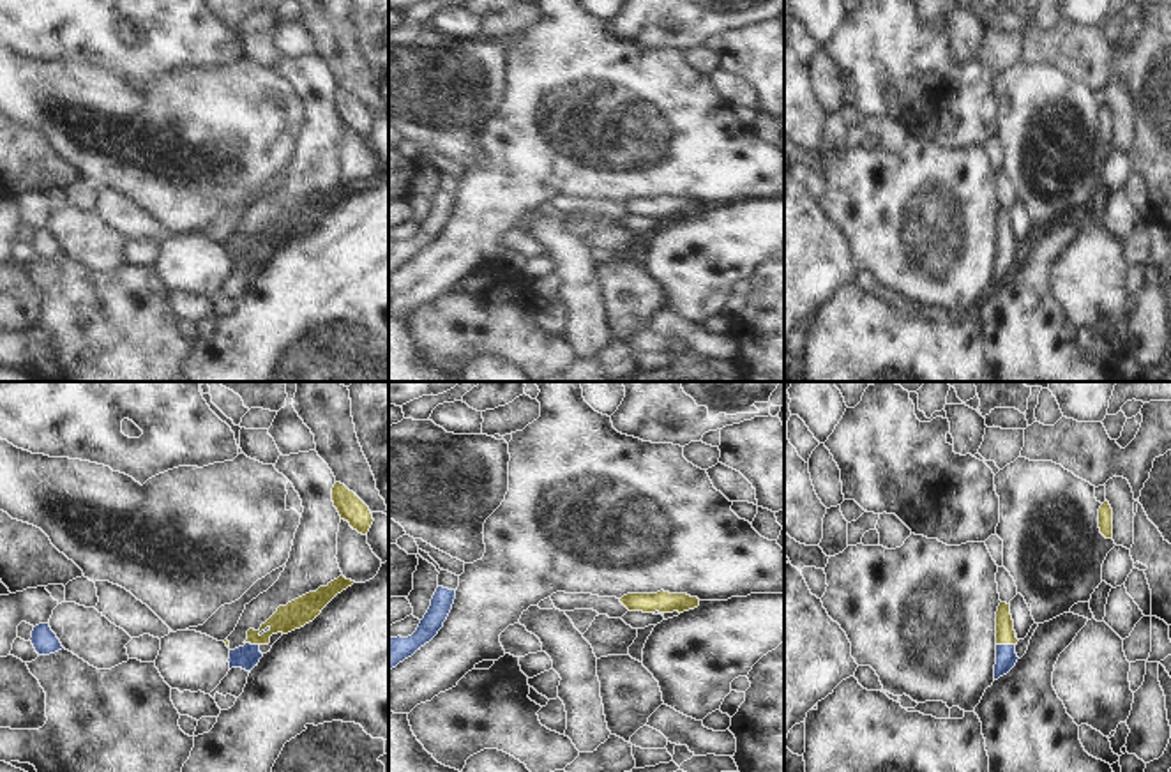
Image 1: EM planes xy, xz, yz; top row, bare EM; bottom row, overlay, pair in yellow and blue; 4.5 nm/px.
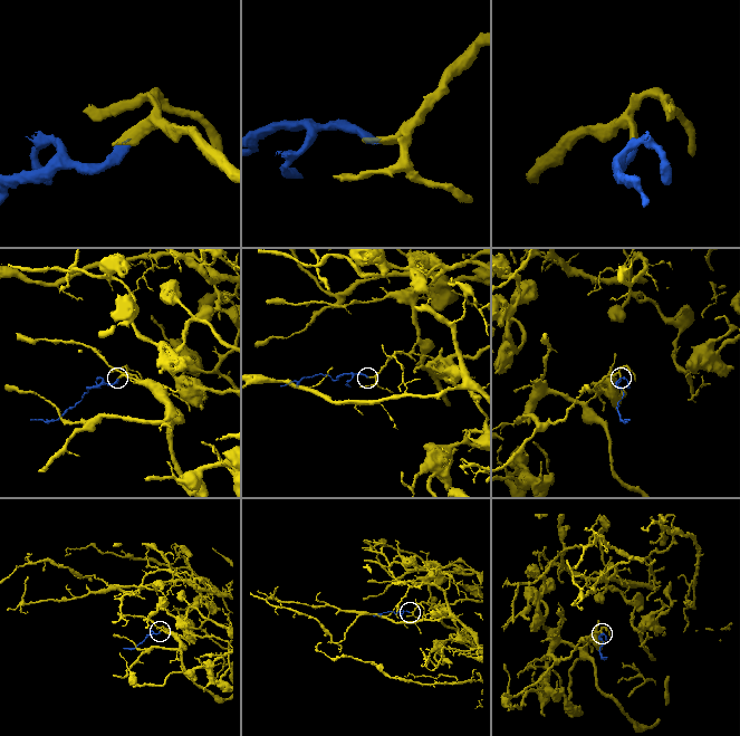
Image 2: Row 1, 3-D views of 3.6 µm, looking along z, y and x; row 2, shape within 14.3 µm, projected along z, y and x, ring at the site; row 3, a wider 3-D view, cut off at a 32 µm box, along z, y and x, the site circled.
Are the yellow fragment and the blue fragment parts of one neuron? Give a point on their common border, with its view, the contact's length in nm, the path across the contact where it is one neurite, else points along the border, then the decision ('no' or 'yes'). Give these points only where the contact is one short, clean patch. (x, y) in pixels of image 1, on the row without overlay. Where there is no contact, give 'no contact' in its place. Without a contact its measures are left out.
contact yz (1005, 248); length 90 nm; way yz (1005, 239), (1005, 248), (1005, 258); yes

